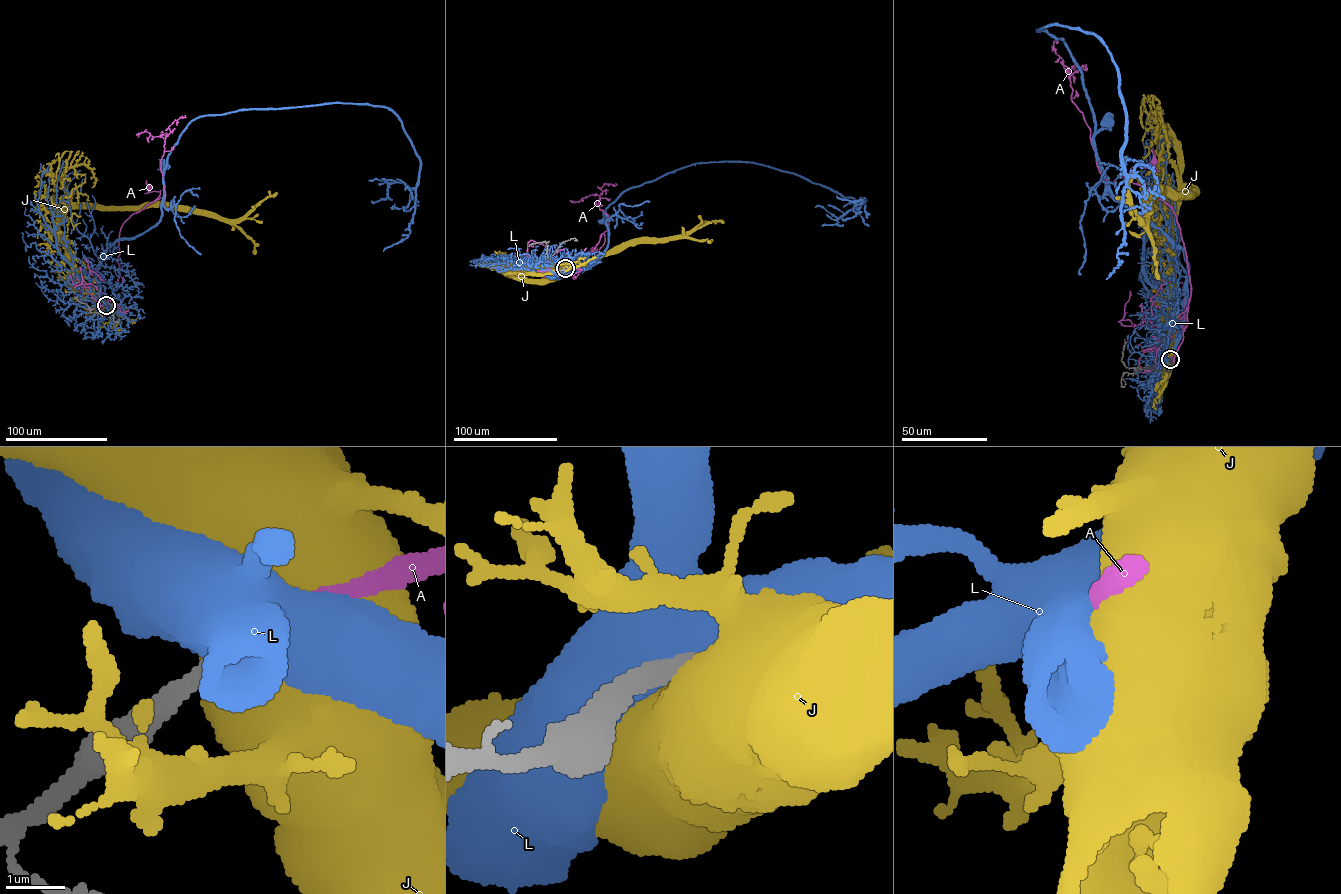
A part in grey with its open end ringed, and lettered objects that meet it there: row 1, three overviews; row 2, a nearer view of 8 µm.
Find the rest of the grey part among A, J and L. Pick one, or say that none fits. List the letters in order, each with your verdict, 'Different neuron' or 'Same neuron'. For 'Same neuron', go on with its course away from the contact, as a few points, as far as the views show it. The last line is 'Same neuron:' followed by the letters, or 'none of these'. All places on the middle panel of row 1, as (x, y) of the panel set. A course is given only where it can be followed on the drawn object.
A: Same neuron. Its course: (565, 268), (580, 269), (572, 275), (576, 278), (571, 270), (603, 233), (603, 244), (594, 249)
J: Different neuron
L: Different neuron
Same neuron: A

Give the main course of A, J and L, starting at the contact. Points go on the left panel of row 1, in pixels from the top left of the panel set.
A: (107, 305), (118, 307), (121, 303), (114, 293), (120, 228), (159, 196), (160, 190), (148, 192), (149, 187)
J: (107, 305), (86, 285), (59, 231), (59, 222), (66, 212), (91, 207), (177, 206), (188, 209)
L: (107, 305), (100, 295), (97, 271), (103, 256), (116, 241), (136, 237), (159, 221), (164, 165)

